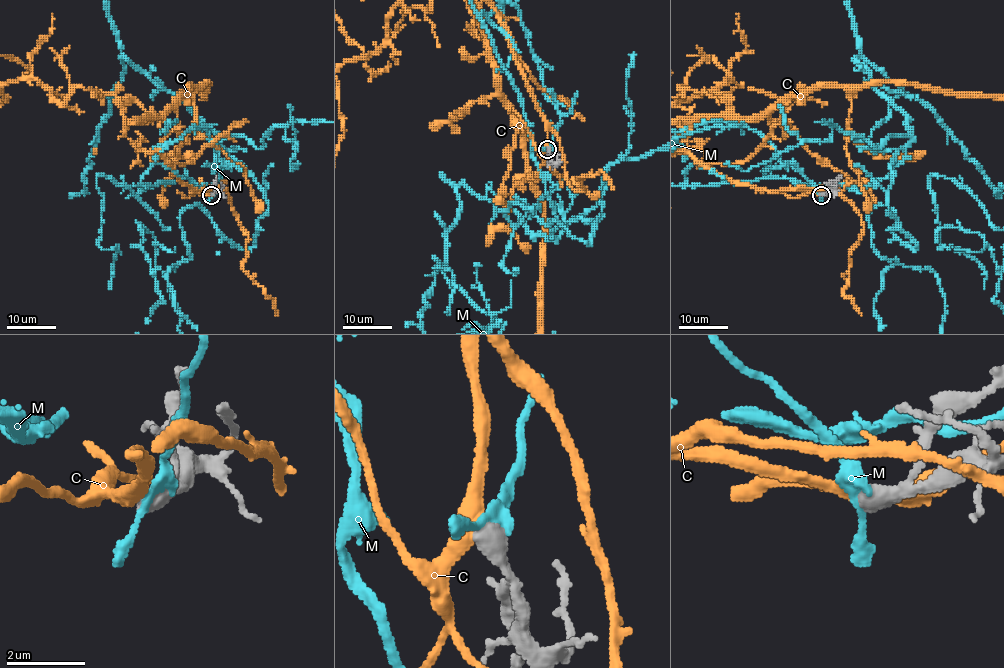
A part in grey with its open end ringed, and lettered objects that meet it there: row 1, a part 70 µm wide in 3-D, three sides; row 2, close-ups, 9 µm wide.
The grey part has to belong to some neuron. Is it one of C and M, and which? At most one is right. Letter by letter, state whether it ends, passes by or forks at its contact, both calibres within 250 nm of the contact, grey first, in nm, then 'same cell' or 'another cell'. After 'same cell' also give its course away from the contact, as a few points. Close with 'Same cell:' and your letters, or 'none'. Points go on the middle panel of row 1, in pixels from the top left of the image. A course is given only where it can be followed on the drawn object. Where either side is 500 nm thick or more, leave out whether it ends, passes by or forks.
C: 550 nm thick on the grey side, 400 nm on the other; another cell
M: 550 nm thick on the grey side, 300 nm on the other; another cell
Same cell: none

